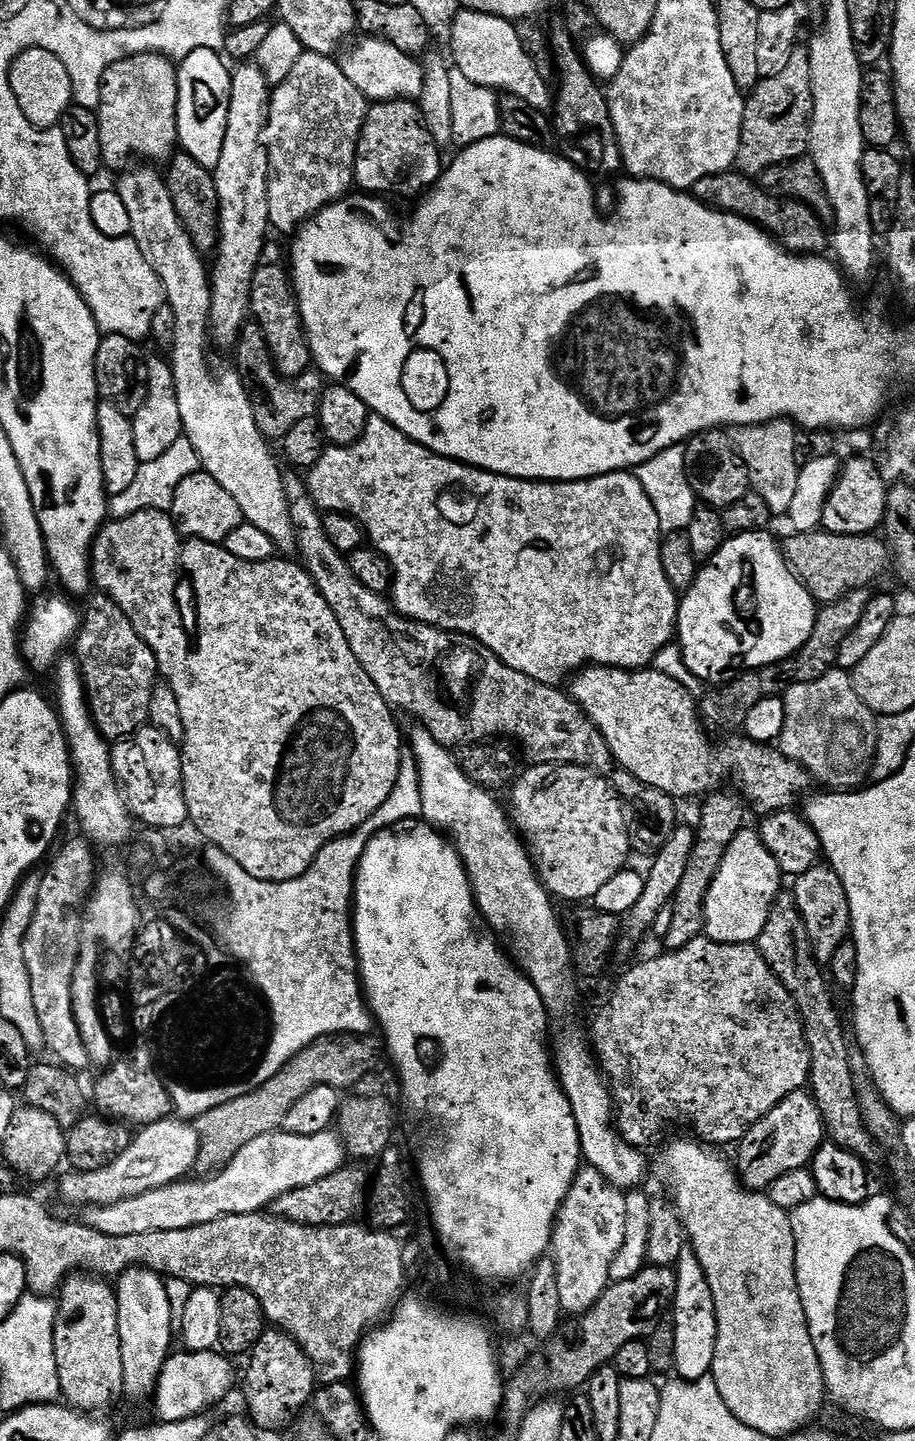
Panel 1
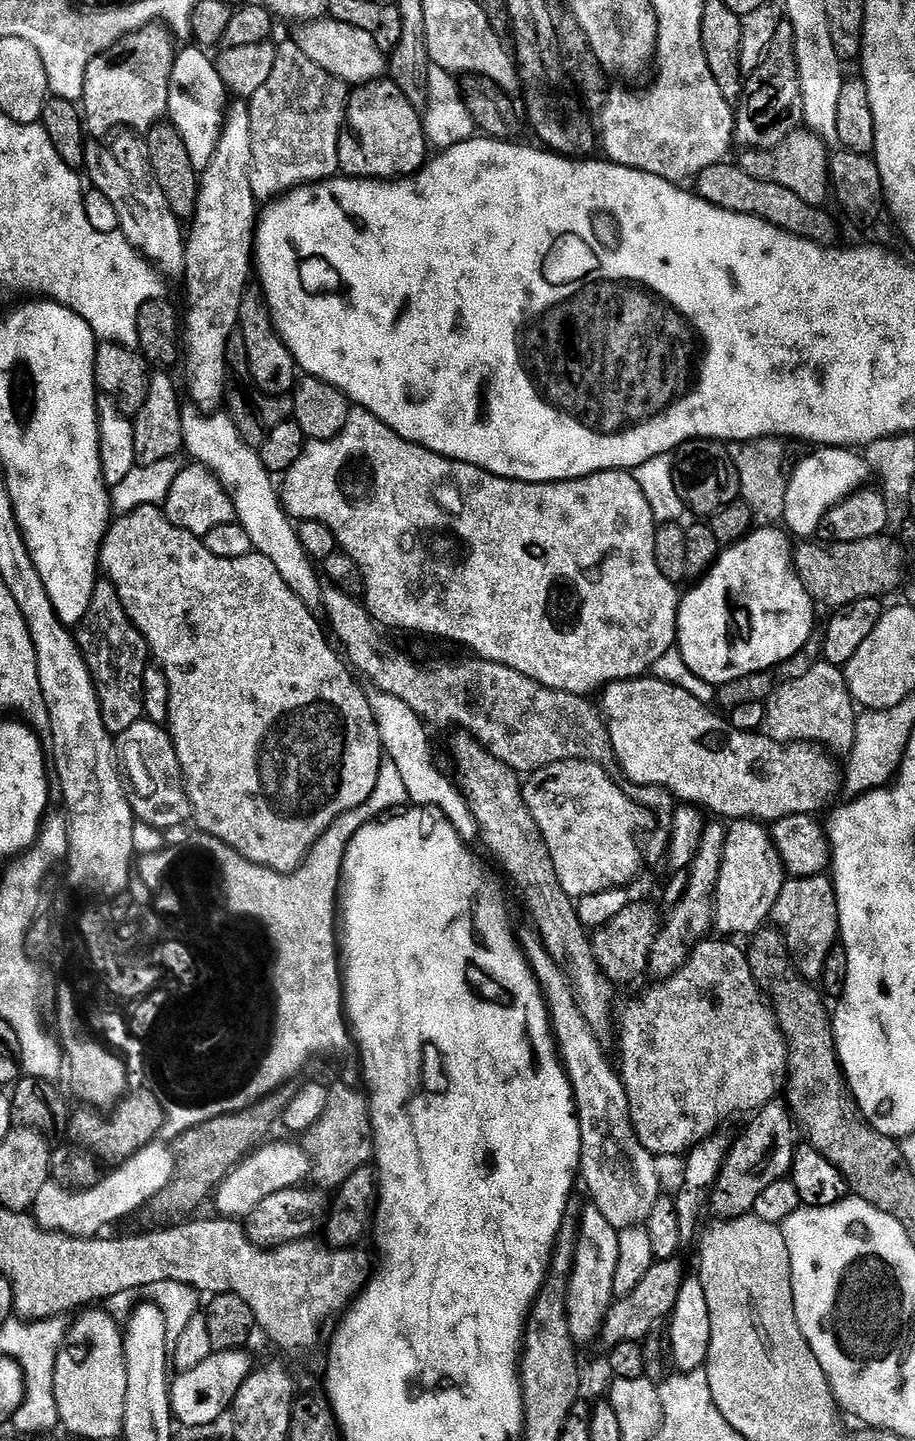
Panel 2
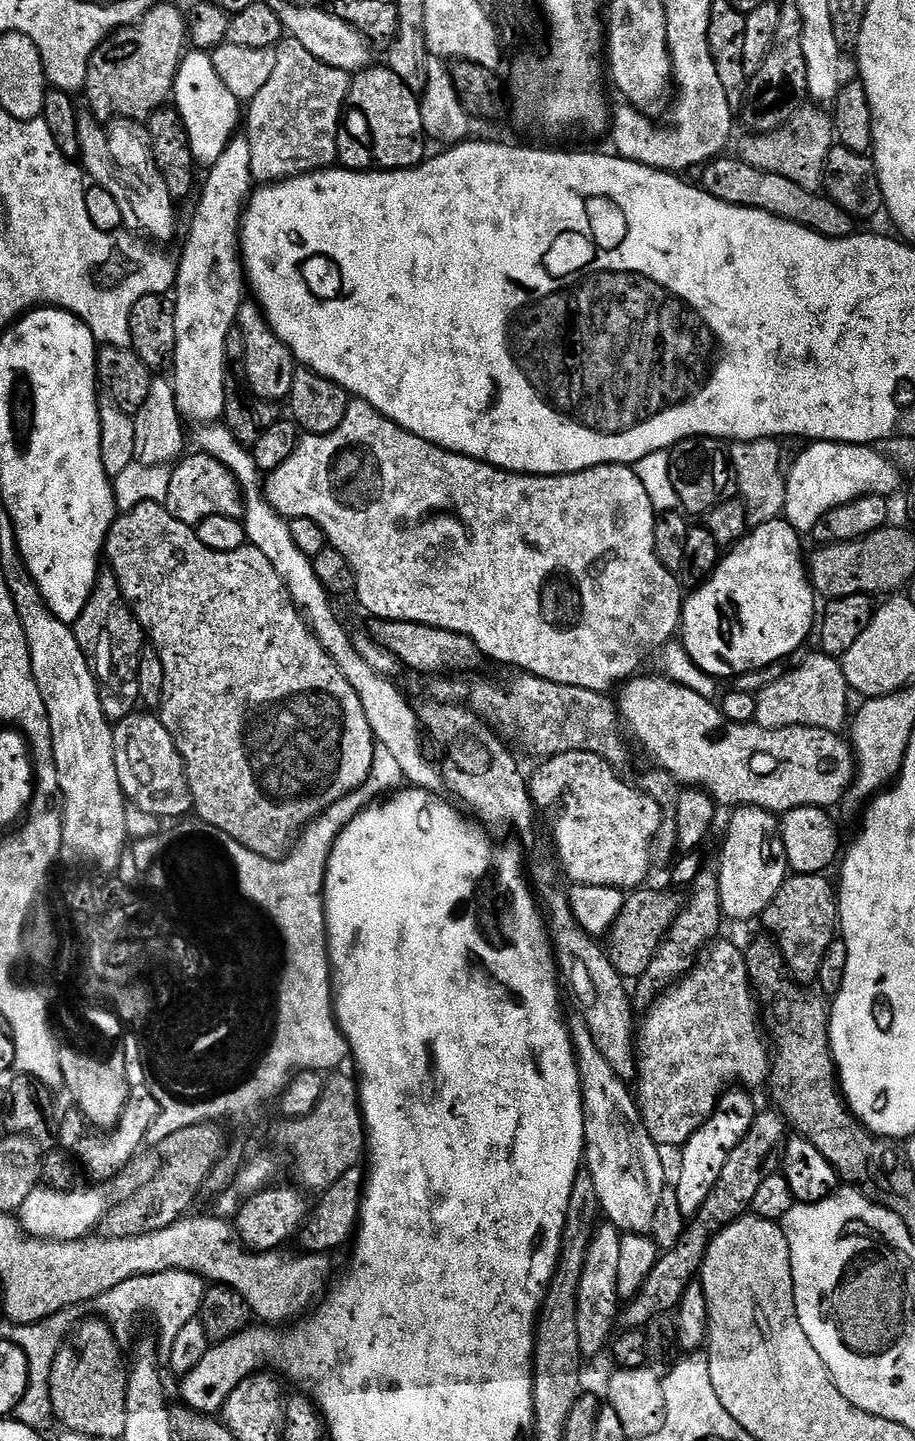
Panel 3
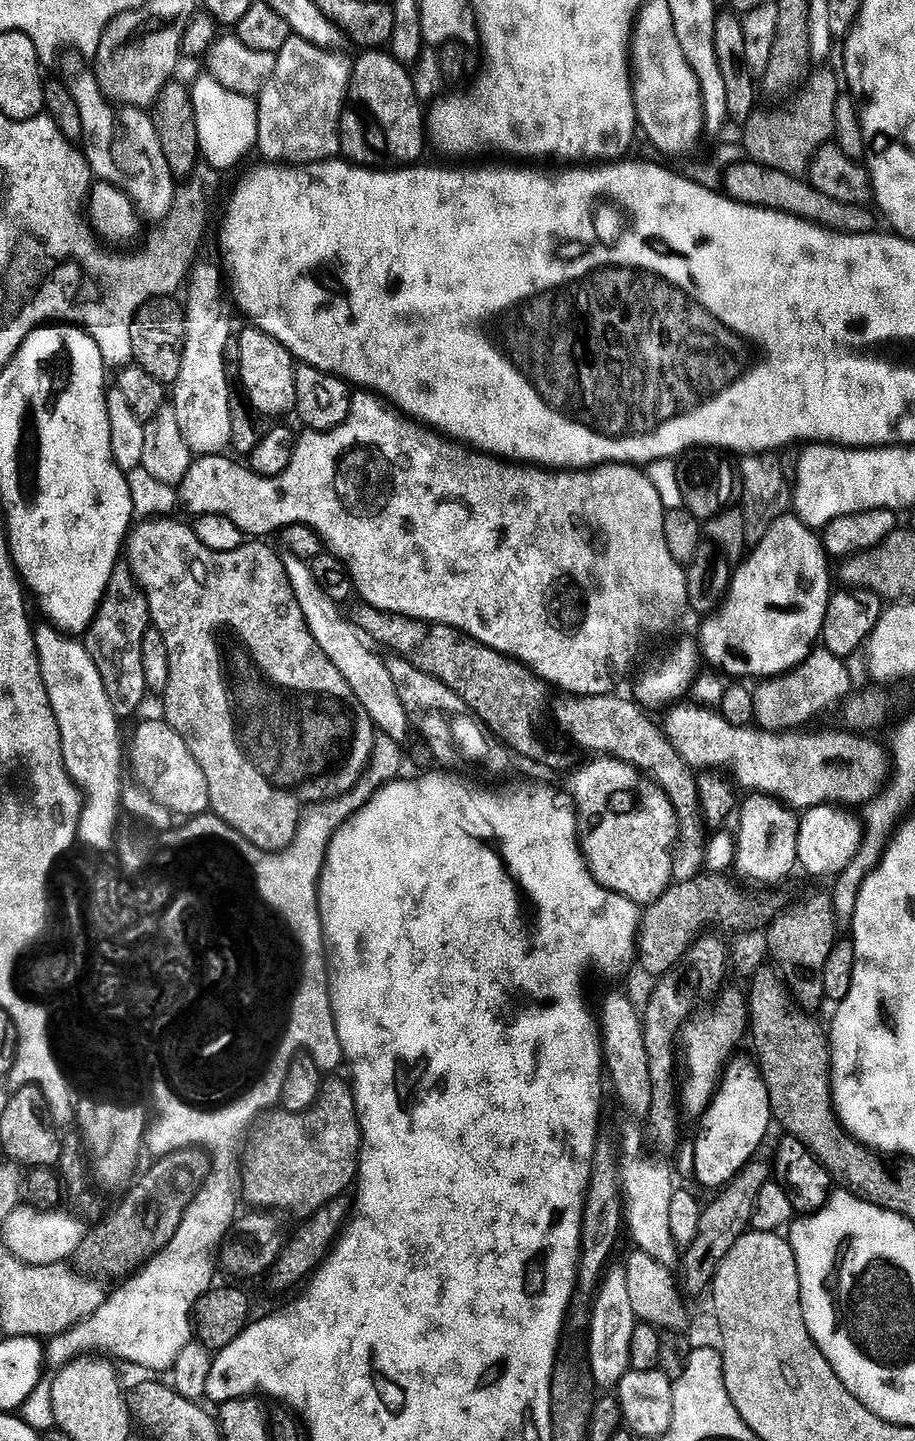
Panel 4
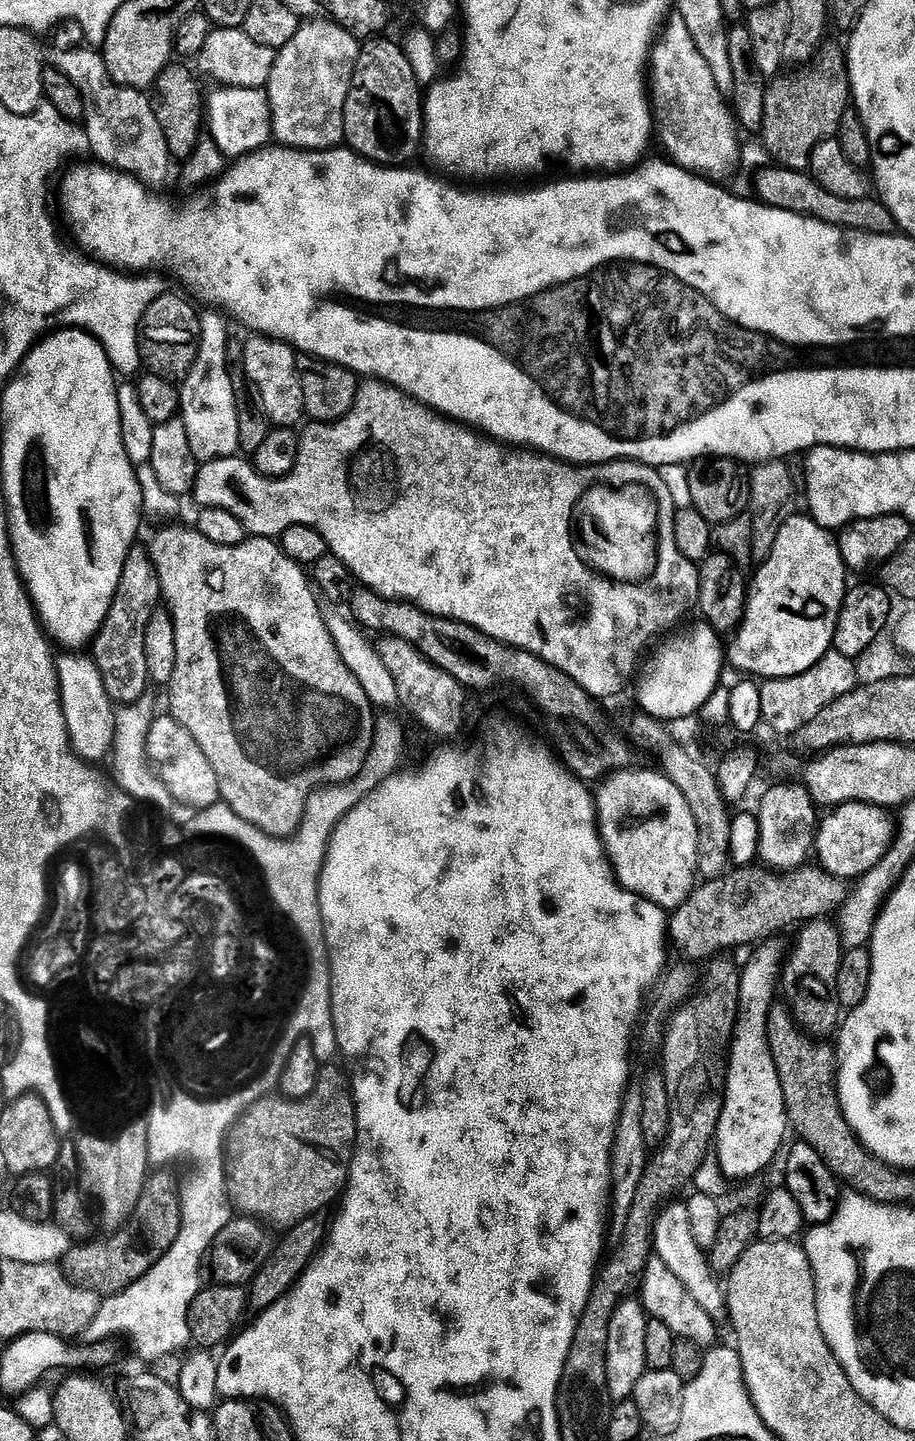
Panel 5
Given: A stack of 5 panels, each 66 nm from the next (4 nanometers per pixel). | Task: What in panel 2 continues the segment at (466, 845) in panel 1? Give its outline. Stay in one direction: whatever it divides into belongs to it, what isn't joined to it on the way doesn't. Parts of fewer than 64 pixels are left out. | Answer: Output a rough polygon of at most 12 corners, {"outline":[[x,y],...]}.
{"outline":[[381,693],[380,737],[419,807],[445,815],[463,836],[471,803],[433,756],[423,717]]}

